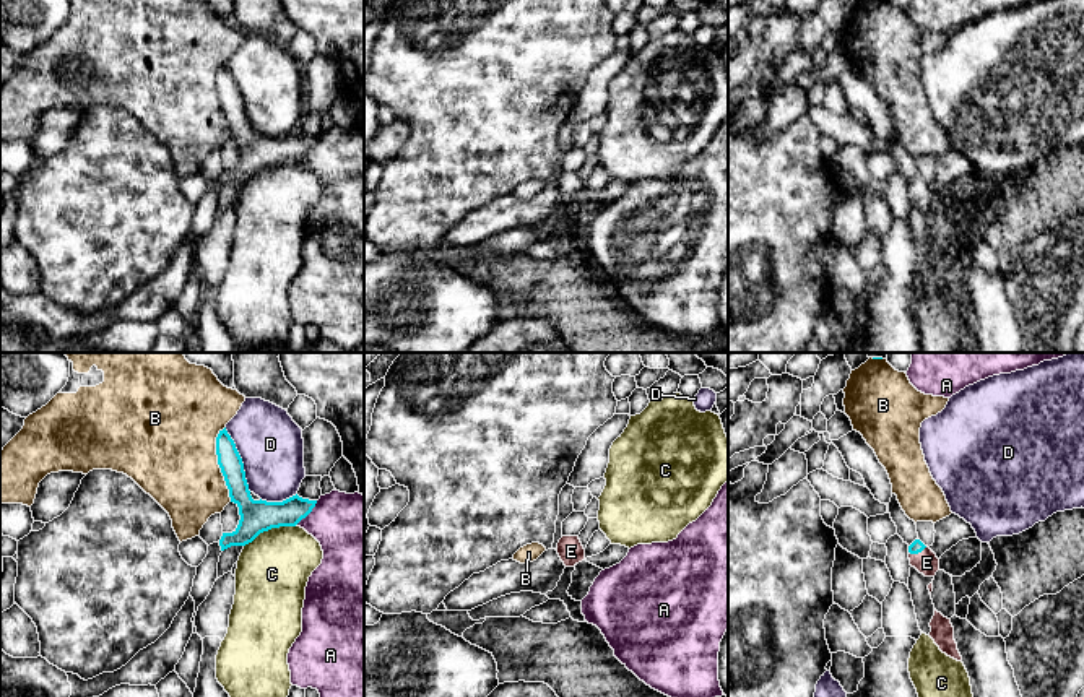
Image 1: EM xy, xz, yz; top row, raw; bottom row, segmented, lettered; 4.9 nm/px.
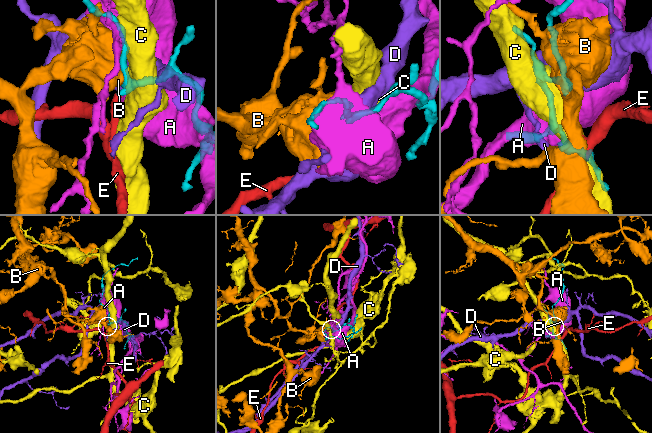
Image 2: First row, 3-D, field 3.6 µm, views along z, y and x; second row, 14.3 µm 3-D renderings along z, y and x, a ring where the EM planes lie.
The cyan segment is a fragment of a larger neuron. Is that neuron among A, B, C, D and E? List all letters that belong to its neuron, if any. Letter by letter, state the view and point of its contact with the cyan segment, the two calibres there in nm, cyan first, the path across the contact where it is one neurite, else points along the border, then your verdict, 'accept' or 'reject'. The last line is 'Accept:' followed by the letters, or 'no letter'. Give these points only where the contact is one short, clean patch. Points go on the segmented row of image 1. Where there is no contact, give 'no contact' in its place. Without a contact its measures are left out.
A: xy (307, 514) | 160/360 nm | reject
B: xy (218, 463) | 120/460 nm | reject
C: xy (270, 528) | 160/360 nm | reject
D: xy (241, 460) | 120/320 nm | reject
E: yz (917, 553) | 70/120 nm | across yz (917, 546), (917, 553), (927, 562) | accept
Accept: E

